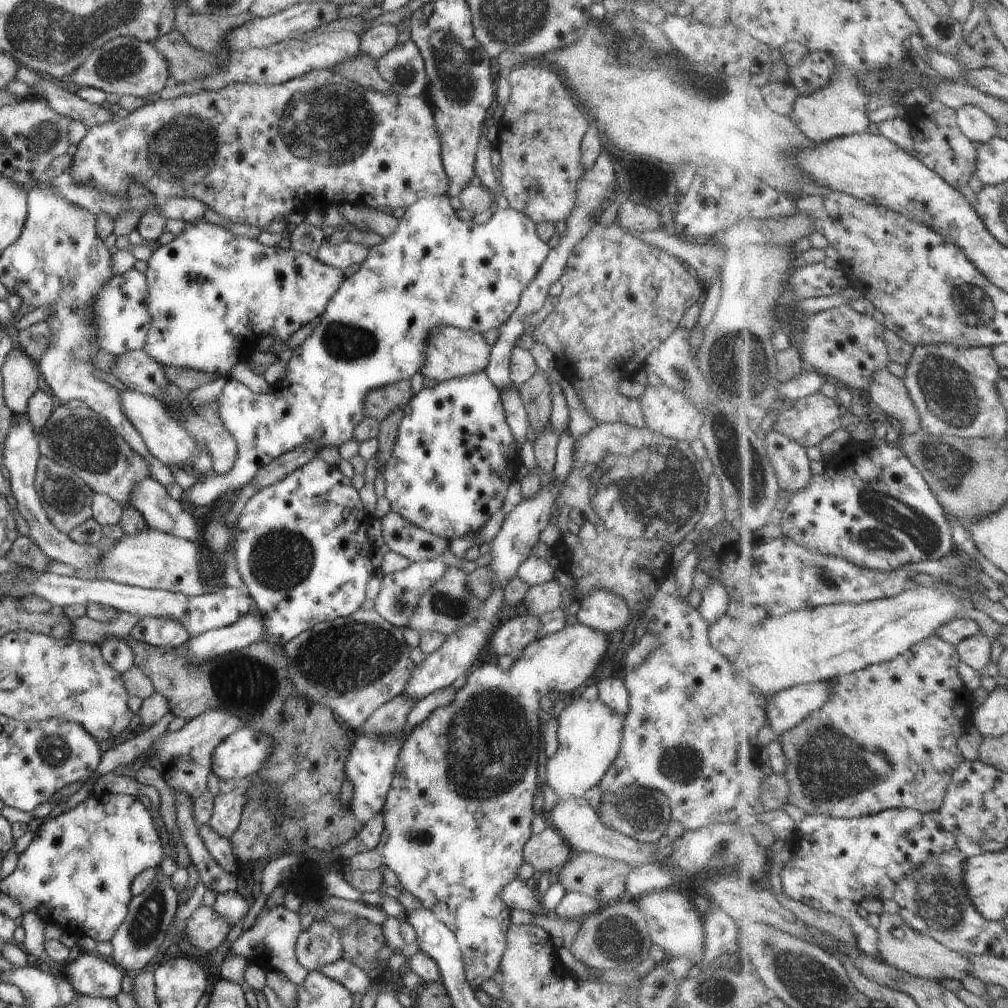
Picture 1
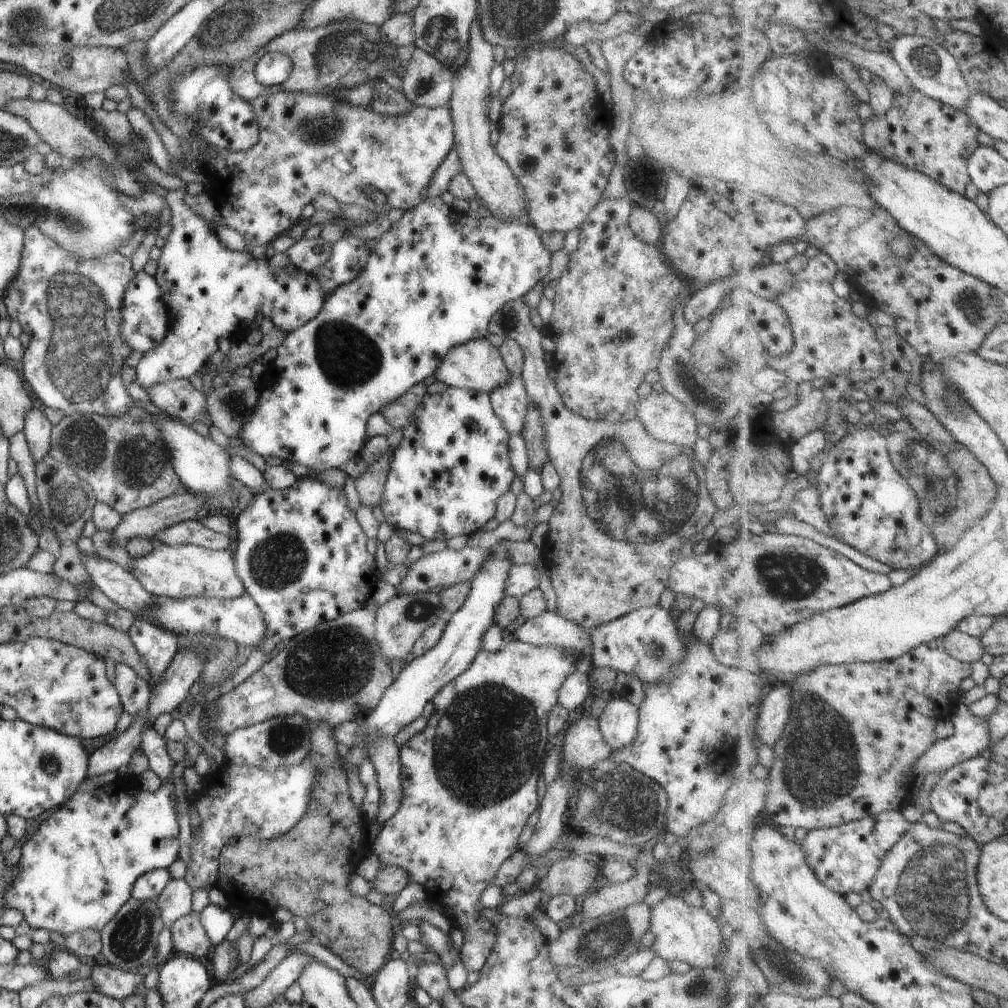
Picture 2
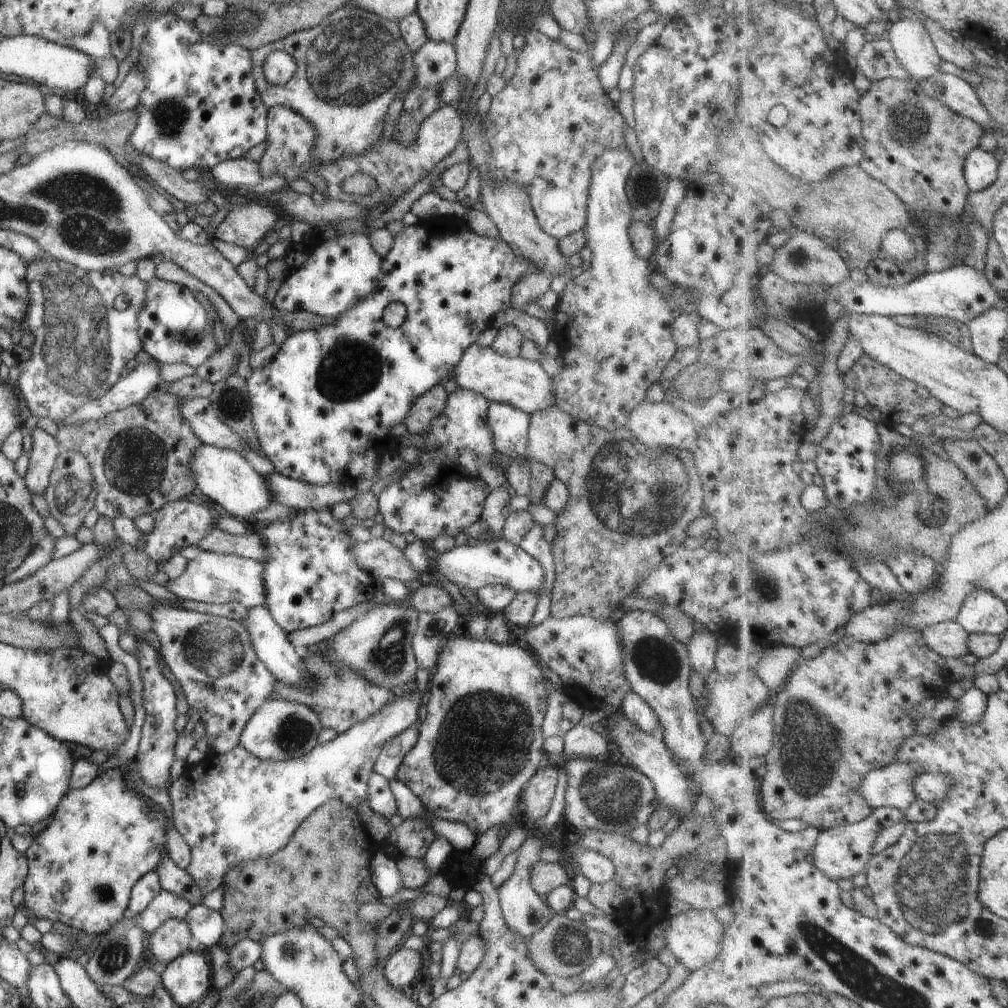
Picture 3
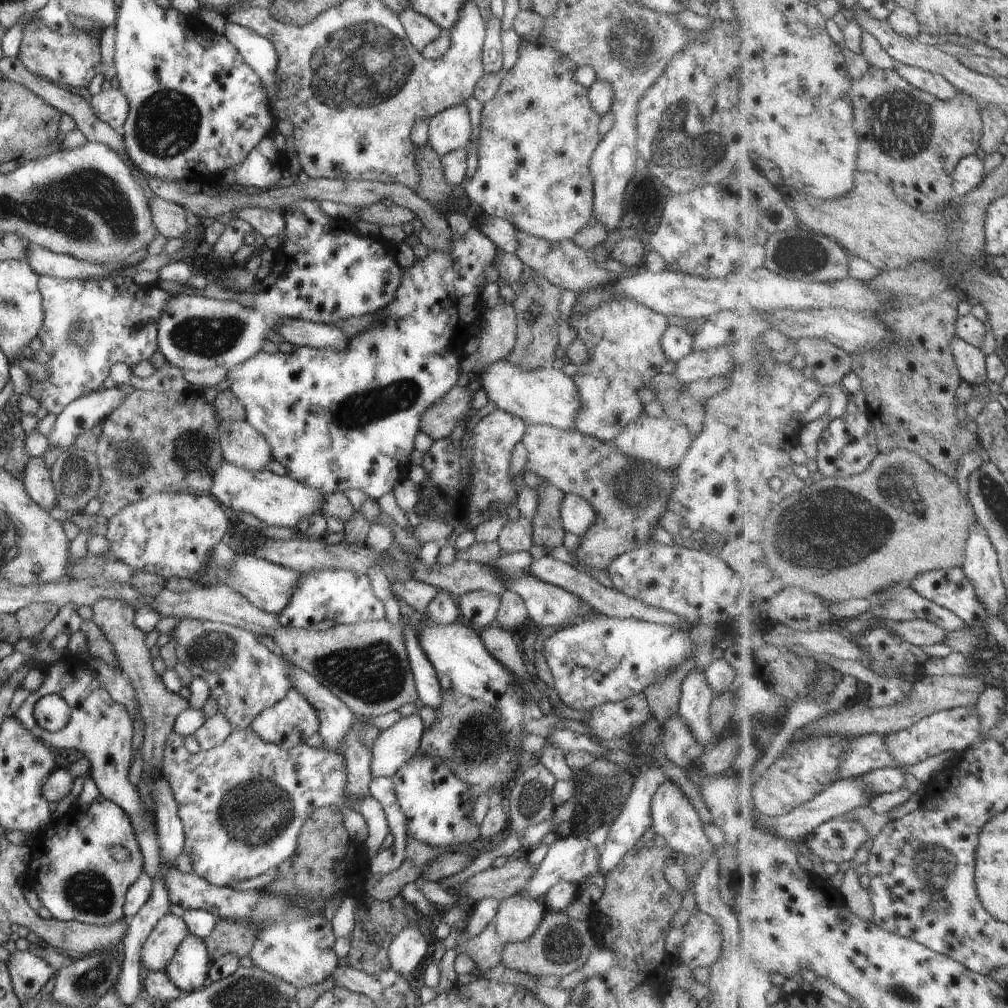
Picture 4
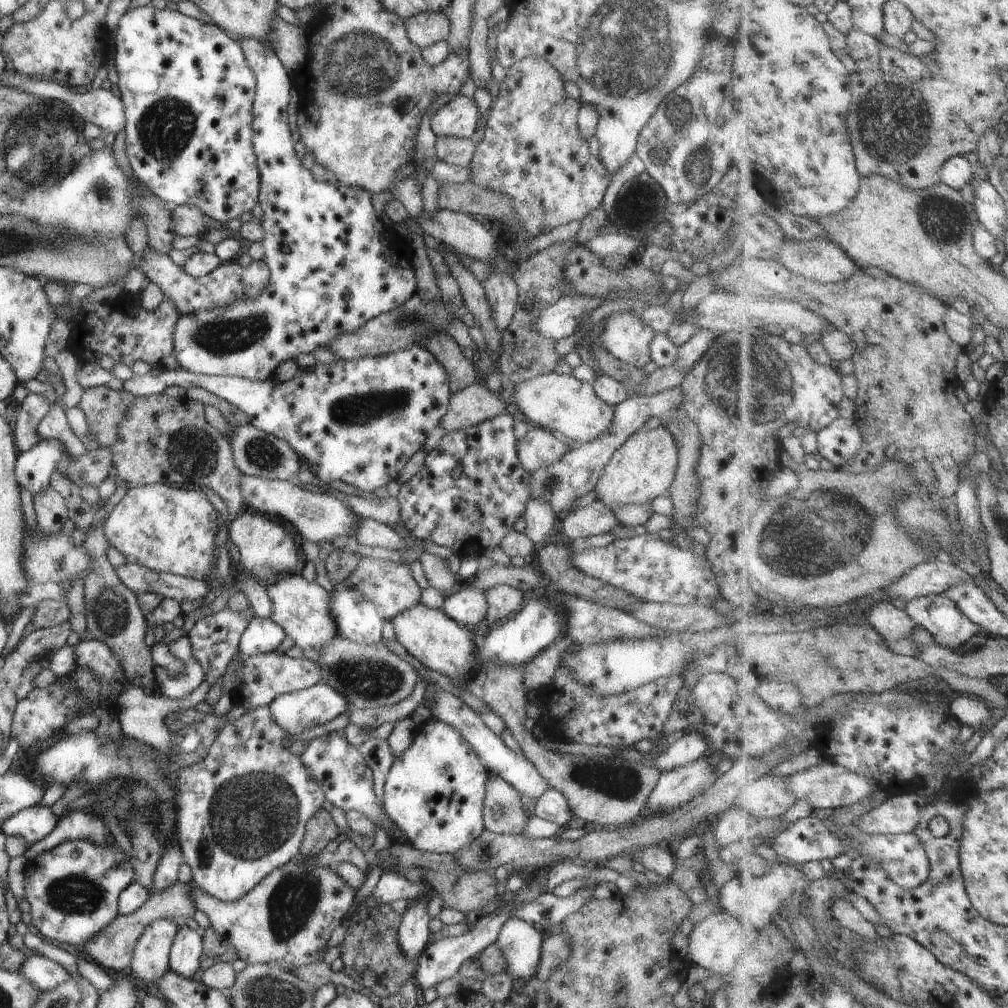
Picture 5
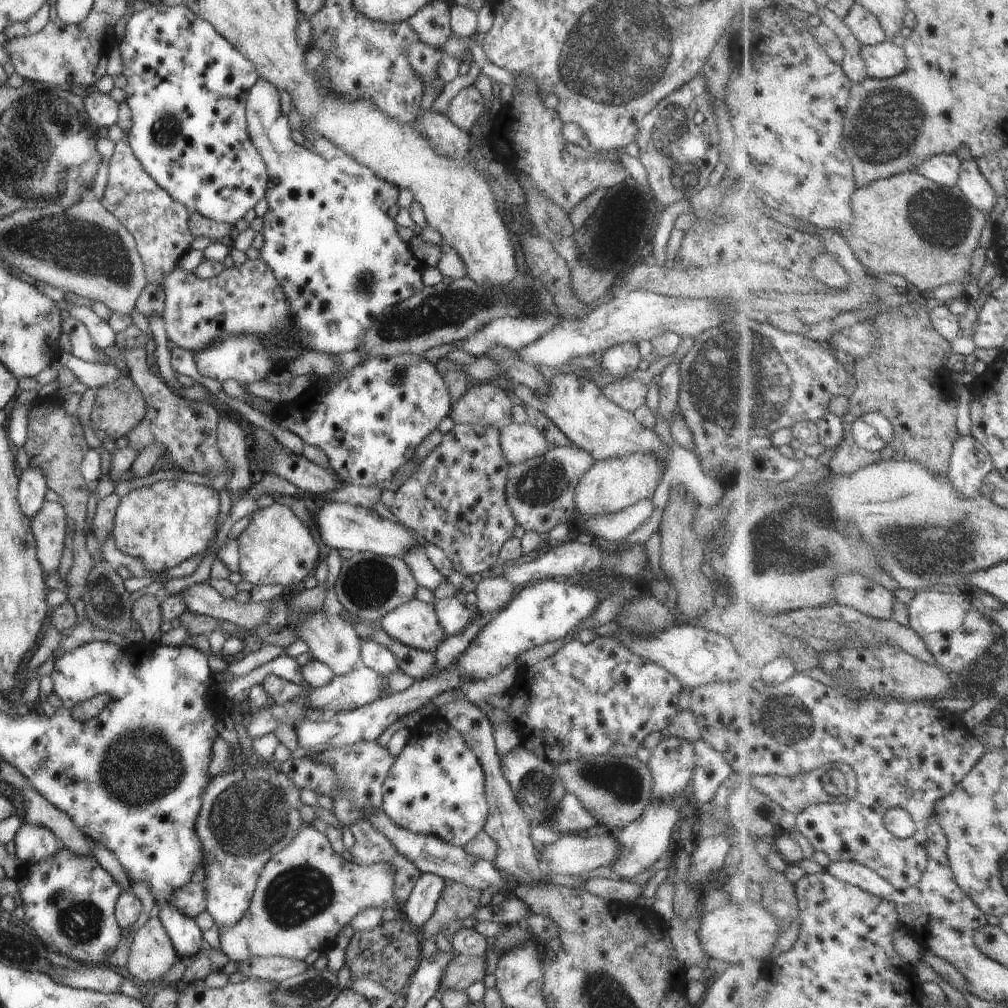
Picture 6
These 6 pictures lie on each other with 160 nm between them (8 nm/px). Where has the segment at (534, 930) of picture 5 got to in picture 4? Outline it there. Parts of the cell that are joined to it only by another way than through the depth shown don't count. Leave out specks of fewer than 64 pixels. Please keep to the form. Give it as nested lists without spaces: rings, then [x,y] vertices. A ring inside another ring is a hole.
[[[515,893],[498,901],[490,925],[504,944],[522,941],[534,932],[547,911],[542,900]]]

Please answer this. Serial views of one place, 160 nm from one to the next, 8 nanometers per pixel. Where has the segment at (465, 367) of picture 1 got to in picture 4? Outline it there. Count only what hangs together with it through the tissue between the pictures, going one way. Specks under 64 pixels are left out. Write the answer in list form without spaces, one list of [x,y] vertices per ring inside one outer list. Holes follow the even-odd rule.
[[[499,359],[478,373],[480,388],[497,409],[520,418],[526,425],[544,424],[561,430],[575,429],[574,416],[576,410],[581,408],[581,402],[571,377],[562,370],[548,365],[526,371],[505,359]]]

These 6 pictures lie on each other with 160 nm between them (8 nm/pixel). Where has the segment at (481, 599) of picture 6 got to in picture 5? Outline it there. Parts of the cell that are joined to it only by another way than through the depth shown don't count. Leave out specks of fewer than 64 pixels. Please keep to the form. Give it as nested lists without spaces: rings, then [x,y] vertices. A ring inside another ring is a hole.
[[[500,584],[488,588],[484,595],[486,600],[484,625],[493,626],[517,613],[526,594],[519,589]]]

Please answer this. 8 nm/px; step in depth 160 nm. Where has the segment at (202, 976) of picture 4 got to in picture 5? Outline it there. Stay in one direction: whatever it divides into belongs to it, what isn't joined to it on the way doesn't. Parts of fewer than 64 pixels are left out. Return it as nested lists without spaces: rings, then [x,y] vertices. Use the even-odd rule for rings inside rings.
[[[185,924],[179,925],[168,954],[168,968],[186,979],[197,977],[202,955],[202,936]]]

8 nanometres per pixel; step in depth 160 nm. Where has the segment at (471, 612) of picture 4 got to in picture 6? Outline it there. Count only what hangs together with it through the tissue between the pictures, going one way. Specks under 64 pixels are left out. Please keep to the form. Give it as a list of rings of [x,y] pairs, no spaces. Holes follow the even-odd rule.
[[[452,596],[435,600],[433,605],[439,626],[447,636],[455,635],[464,630],[469,622],[472,608],[466,604],[460,604]]]

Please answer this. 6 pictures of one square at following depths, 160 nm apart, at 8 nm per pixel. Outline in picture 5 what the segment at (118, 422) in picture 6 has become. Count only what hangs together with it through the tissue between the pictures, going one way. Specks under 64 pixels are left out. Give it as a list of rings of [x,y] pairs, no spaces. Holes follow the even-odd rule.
[[[96,386],[85,390],[77,407],[86,417],[87,430],[94,434],[92,444],[108,447],[115,440],[118,422],[134,398],[124,389]]]

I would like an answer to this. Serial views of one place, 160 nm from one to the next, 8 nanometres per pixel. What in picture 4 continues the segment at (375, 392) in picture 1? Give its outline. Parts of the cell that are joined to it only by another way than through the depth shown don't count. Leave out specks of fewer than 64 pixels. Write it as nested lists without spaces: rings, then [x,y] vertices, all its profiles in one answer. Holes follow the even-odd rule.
[[[453,385],[422,412],[418,428],[433,440],[447,438],[457,420],[470,406],[469,393],[466,387]]]

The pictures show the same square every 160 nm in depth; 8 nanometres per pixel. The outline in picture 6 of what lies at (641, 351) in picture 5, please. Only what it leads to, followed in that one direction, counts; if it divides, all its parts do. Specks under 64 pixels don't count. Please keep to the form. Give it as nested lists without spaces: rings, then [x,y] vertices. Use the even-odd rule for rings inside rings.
[[[624,342],[607,347],[599,358],[600,367],[616,378],[623,378],[624,374],[633,371],[641,360],[636,344]]]

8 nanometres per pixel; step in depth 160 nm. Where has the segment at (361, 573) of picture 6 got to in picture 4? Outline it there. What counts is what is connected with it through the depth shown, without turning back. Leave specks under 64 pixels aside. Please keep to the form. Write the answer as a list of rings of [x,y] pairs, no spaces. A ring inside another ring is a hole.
[[[413,577],[391,583],[388,586],[392,599],[401,598],[414,611],[424,611],[429,601],[438,593],[436,587],[418,581]]]

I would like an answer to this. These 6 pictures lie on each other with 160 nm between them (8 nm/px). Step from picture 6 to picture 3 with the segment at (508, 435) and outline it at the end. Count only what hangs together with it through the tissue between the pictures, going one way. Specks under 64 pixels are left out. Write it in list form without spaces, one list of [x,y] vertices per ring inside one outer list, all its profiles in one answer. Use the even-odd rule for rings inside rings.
[[[551,403],[542,409],[533,411],[528,422],[527,446],[525,456],[532,459],[539,459],[539,462],[548,466],[554,474],[567,487],[568,505],[563,510],[562,516],[555,517],[553,526],[556,530],[554,538],[550,541],[550,552],[554,564],[554,582],[550,597],[550,615],[553,618],[565,618],[571,615],[587,615],[594,619],[601,619],[613,622],[610,615],[615,609],[621,610],[619,602],[626,596],[635,593],[638,585],[667,555],[670,555],[676,548],[682,546],[687,538],[685,530],[688,524],[702,514],[702,486],[698,470],[695,468],[694,460],[690,451],[680,451],[671,448],[654,448],[651,445],[639,442],[625,427],[619,427],[612,431],[606,431],[587,424],[586,422],[570,417],[557,405]]]

